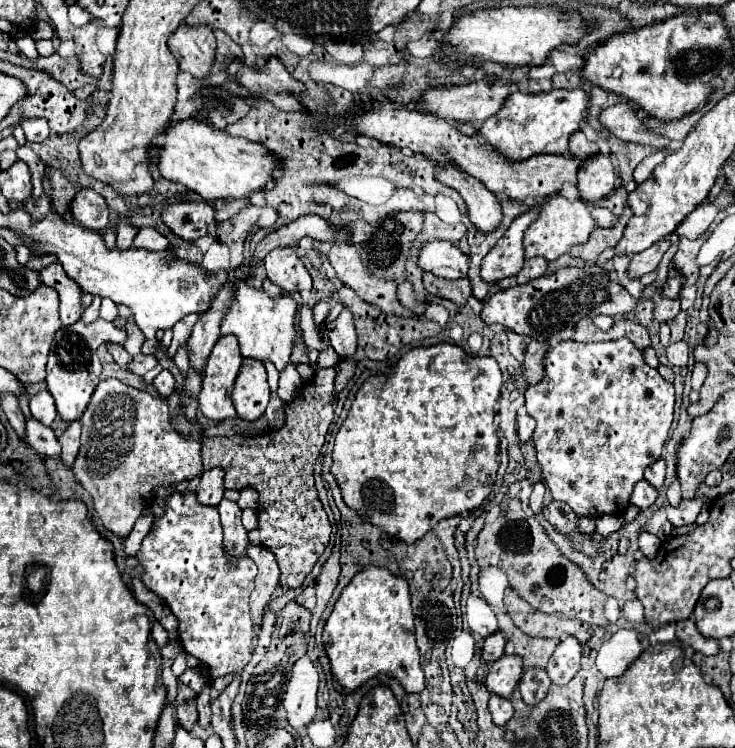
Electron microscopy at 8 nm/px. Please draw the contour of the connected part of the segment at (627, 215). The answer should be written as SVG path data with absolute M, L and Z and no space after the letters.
M626 206L624 212L616 218L614 226L612 228L596 228L588 242L586 244L580 244L580 246L572 246L570 248L570 254L572 256L580 256L586 260L586 264L594 264L596 262L596 256L606 250L606 248L614 248L622 236L622 230L626 226L626 222L632 218L632 208Z

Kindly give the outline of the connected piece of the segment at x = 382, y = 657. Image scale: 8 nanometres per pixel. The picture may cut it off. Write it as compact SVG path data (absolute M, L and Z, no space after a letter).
M368 566L352 578L326 620L322 642L342 694L352 694L378 674L396 678L406 694L420 694L424 690L426 682L414 638L408 584L404 578L392 576L386 568Z

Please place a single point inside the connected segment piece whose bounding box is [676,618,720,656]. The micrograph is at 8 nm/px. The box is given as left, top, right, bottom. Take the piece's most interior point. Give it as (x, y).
(686, 632)

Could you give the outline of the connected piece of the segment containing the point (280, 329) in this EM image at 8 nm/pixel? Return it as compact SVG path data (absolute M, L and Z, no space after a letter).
M246 282L236 284L236 300L220 326L222 334L234 334L240 342L242 356L252 356L258 360L270 360L276 370L284 370L290 362L292 348L296 344L296 302L290 296L272 300L264 290L256 290Z

